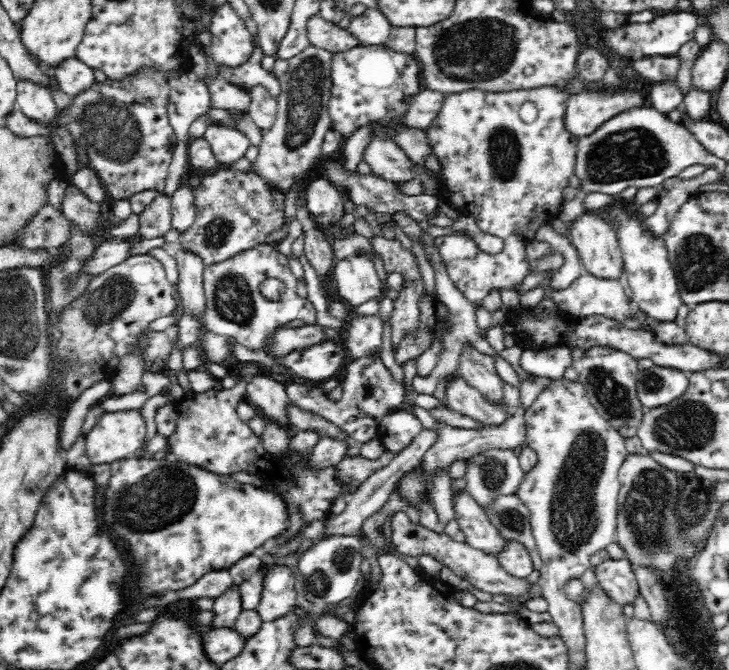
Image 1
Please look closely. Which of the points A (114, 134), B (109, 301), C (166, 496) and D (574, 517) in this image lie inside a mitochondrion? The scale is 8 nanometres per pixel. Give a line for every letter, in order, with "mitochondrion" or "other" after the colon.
A: mitochondrion
B: mitochondrion
C: mitochondrion
D: mitochondrion

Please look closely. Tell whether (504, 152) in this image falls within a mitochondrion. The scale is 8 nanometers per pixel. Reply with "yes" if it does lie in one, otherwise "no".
yes

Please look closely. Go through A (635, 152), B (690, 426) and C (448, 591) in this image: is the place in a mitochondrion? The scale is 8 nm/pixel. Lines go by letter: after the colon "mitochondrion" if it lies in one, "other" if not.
A: mitochondrion
B: mitochondrion
C: other

